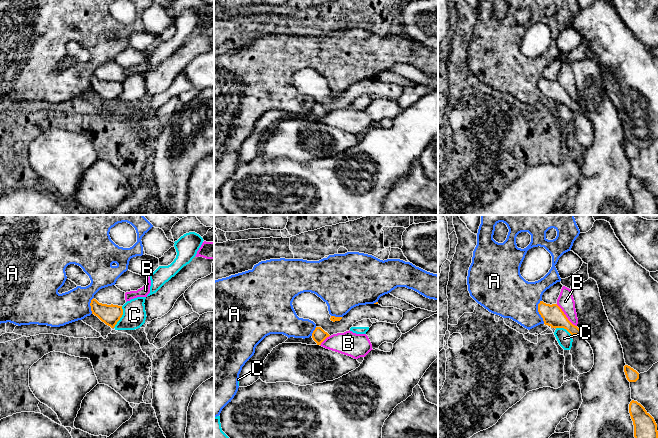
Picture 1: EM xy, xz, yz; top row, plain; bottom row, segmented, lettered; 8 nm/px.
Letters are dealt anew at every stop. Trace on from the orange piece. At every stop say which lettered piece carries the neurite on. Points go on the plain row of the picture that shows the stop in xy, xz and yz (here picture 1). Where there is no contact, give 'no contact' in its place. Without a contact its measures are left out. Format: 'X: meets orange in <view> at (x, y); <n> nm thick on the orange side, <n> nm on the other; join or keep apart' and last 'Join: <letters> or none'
A: meets orange in yz at (538, 87); 170 nm thick on the orange side, 360 nm on the other; keep apart
B: meets orange in yz at (565, 92); 170 nm thick on the orange side, 140 nm on the other; keep apart
C: meets orange in xy at (121, 92); 160 nm thick on the orange side, 190 nm on the other; keep apart
Join: none

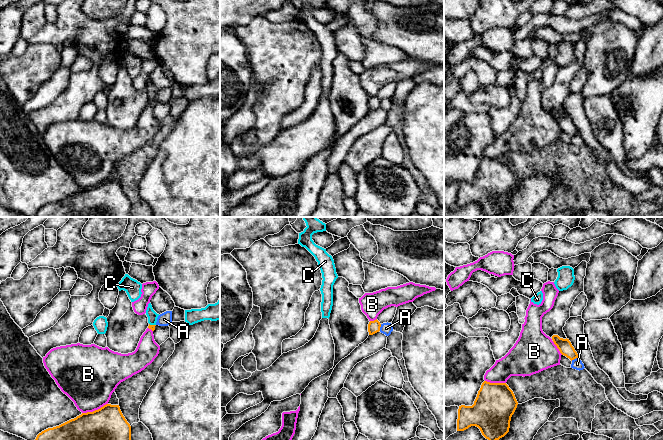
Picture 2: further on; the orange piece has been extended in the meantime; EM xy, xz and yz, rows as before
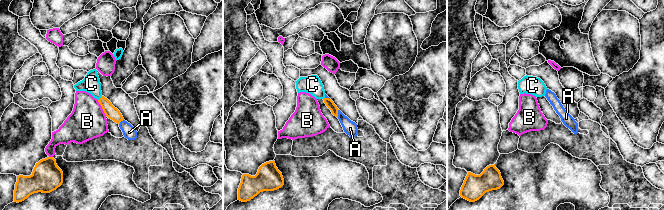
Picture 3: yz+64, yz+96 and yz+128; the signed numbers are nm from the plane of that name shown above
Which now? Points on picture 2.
A: meets orange in yz at (574, 134); 120 nm thick on the orange side, 90 nm on the other; keep apart
B: meets orange in xy at (95, 186); 480 nm thick on the orange side, 420 nm on the other; keep apart
C: meets orange in xy at (152, 101); 50 nm thick on the orange side, 80 nm on the other; keep apart
Join: none

